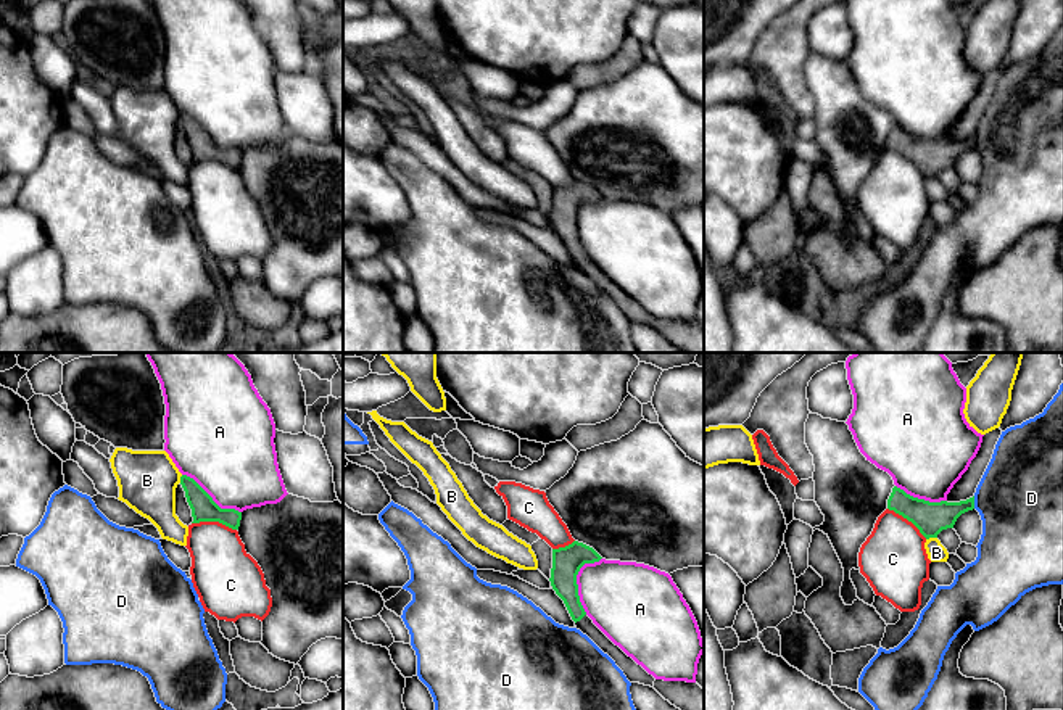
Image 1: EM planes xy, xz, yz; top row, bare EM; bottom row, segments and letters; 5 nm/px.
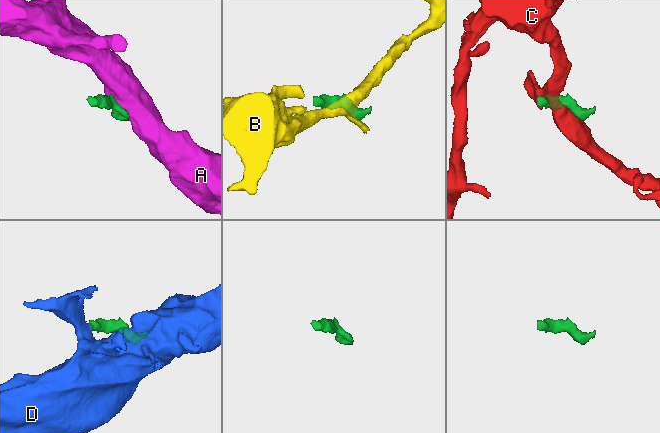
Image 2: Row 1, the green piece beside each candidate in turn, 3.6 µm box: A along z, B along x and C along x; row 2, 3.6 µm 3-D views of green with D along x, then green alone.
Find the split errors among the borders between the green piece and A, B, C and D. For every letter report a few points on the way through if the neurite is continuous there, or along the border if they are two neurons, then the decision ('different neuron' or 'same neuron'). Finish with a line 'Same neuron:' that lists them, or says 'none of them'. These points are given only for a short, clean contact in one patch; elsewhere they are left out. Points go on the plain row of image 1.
A: different neuron
B: different neuron
C: different neuron
D: border along yz (973, 136), (975, 147); different neuron
Same neuron: none of them

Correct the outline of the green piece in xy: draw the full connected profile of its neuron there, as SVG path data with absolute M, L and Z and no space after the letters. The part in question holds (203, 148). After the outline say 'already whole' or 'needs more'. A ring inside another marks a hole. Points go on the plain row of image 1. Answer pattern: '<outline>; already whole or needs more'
M187 114L180 116L180 124L192 148L192 163L219 161L232 169L238 169L242 151L235 148L221 148L213 137Z; already whole

